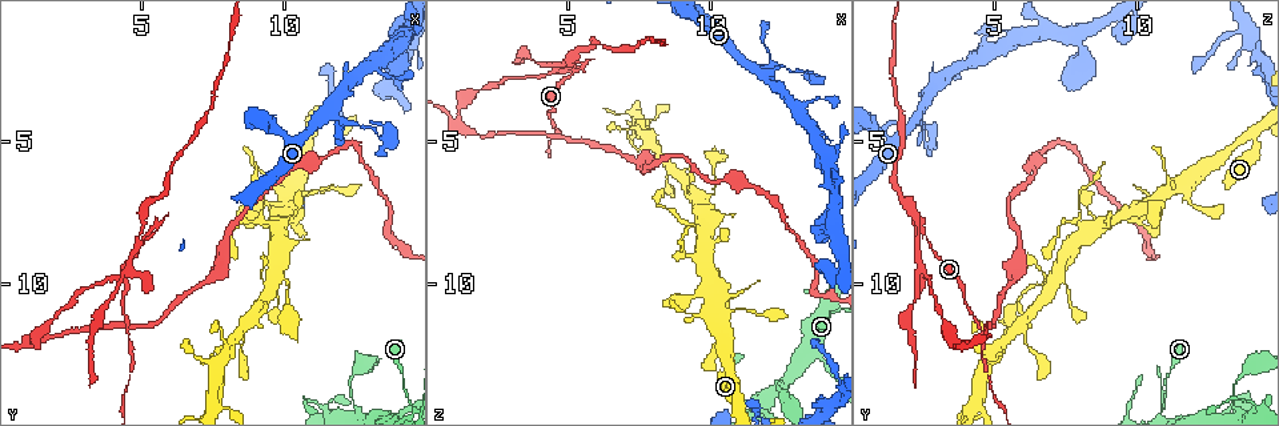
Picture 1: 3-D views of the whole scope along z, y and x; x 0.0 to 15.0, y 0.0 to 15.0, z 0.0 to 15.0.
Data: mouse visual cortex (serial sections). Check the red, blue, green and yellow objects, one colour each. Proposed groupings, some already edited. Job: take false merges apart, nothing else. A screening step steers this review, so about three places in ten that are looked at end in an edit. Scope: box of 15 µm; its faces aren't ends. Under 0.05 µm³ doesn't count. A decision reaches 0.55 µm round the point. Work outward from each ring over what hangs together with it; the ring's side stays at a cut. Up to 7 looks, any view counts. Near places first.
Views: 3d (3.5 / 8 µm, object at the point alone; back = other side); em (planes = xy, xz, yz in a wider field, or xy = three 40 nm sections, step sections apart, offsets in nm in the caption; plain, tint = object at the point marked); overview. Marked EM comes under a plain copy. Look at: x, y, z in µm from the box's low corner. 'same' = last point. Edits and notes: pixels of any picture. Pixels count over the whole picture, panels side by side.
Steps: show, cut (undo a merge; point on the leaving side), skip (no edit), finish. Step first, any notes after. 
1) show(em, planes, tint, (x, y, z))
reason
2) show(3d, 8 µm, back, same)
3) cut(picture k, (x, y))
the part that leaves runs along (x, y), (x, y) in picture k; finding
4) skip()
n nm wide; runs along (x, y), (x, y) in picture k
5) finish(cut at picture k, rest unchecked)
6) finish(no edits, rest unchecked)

show(3d, 3.5 µm, (9.6, 8.0, 8.1))

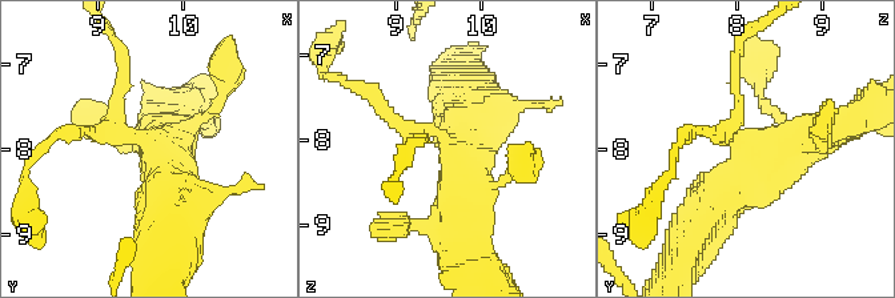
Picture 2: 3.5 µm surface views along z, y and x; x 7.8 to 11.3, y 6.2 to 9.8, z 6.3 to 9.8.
cut(picture 2, (392, 121))
the part that leaves runs along (437, 135), (408, 132), (334, 77) in picture 2; a second cell is stuck on

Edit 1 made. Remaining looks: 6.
show(overview)

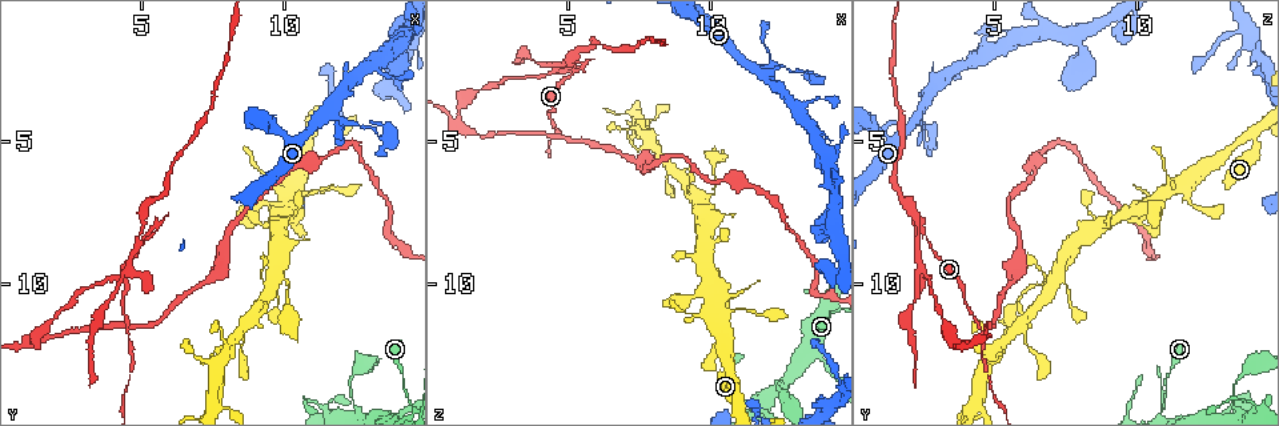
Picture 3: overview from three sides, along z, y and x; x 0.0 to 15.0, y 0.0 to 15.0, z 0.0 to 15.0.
show(3d, 3.5 µm, (9.7, 9.8, 7.2))
four arms meet

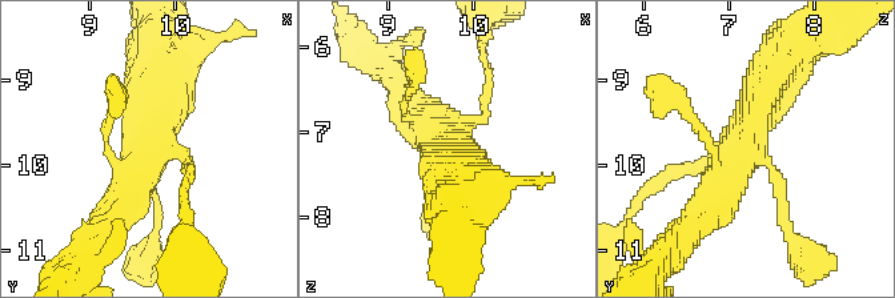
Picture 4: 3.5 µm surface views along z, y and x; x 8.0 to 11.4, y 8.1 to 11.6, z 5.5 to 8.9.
show(em, xy, step 1, tint, (9.65, 9.85, 7.15))
need the tissue

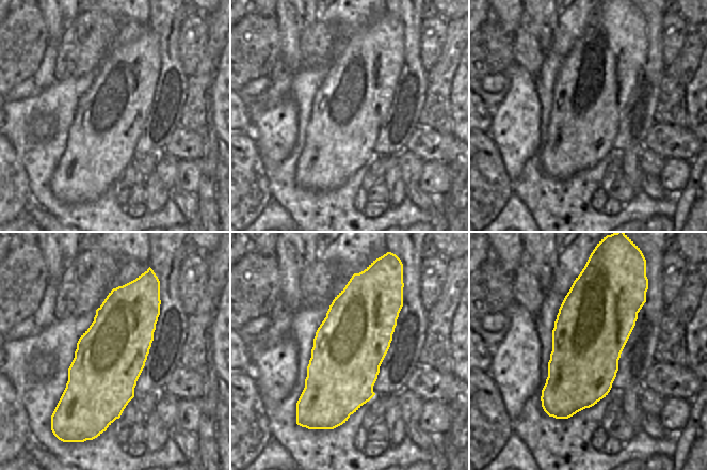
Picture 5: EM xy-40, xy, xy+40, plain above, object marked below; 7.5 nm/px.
skip()
runs along (771, 76), (747, 145), (699, 224) in picture 4; continuous, no second cell

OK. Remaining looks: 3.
show(3d, 3.5 µm, (13.5, 4.7, 2.8))
calibre changes

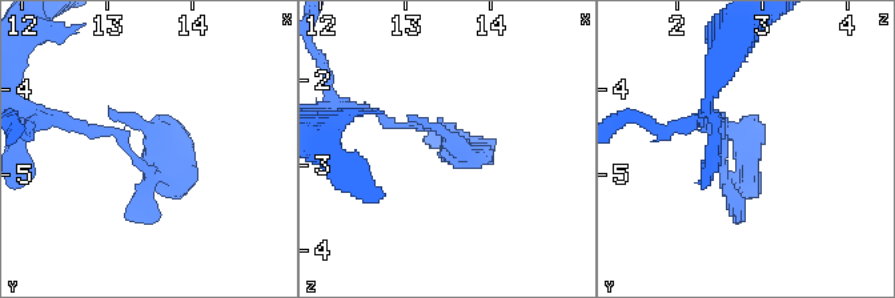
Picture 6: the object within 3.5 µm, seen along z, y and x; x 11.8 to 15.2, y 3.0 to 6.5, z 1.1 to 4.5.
show(em, xy, step 2, tint, (13.60, 4.65, 2.80))

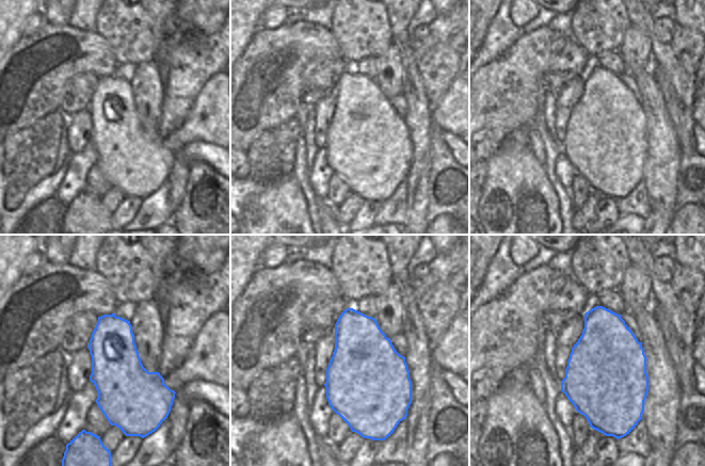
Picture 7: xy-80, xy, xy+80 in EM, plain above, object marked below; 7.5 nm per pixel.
cut(picture 6, (759, 131))
the part that leaves runs along (726, 123), (761, 184) in picture 6; two cells meet here

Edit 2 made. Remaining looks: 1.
finish(cut at picture 2, cut at picture 6, rest unchecked)

